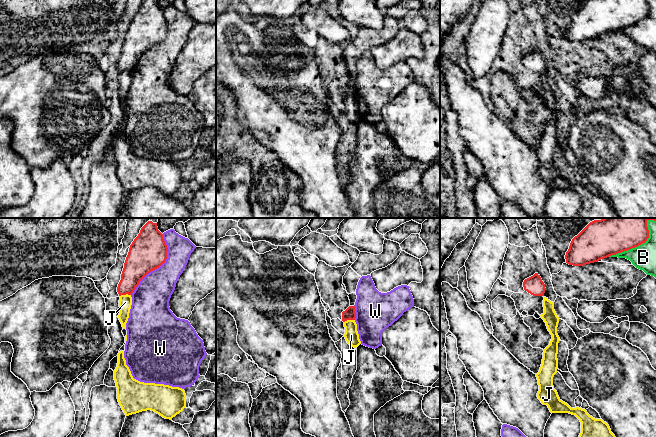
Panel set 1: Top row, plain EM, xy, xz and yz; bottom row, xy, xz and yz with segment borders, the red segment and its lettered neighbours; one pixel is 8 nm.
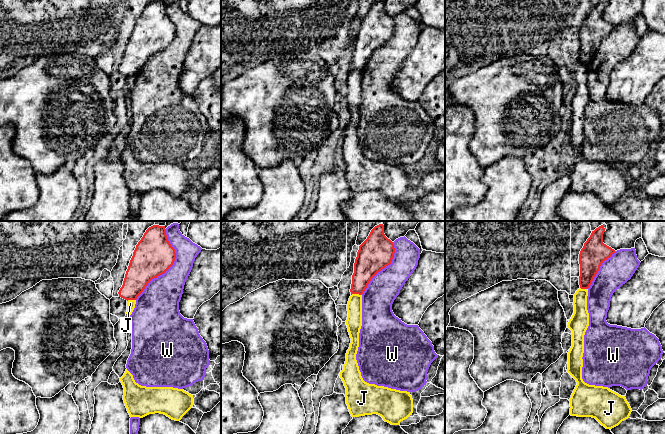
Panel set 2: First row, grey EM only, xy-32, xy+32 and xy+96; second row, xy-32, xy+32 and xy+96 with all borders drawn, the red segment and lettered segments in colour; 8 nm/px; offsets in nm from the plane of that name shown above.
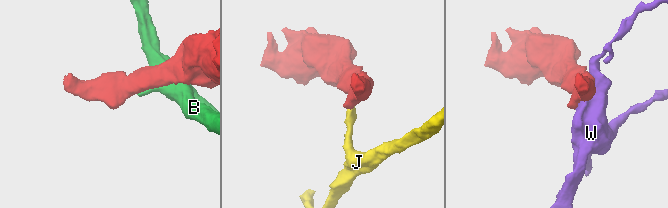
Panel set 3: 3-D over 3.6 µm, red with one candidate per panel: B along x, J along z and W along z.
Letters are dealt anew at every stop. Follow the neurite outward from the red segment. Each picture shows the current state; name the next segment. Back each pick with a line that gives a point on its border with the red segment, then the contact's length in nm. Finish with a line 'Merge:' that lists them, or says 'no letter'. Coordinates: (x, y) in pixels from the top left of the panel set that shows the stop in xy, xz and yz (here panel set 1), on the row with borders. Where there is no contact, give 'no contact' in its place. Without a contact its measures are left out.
Merge: no letter

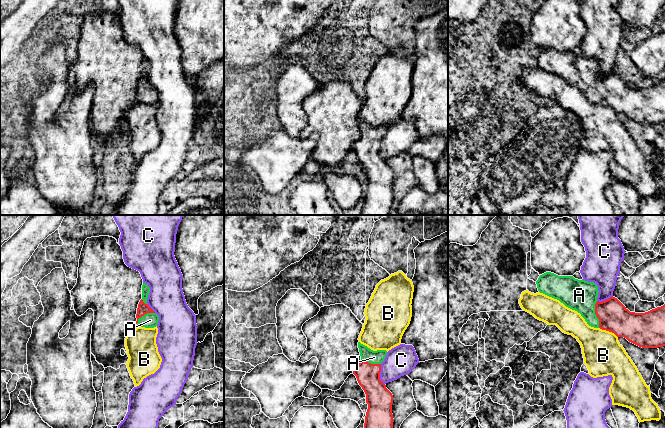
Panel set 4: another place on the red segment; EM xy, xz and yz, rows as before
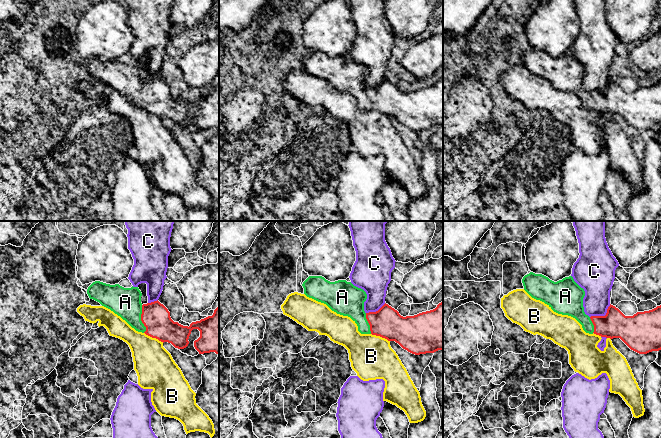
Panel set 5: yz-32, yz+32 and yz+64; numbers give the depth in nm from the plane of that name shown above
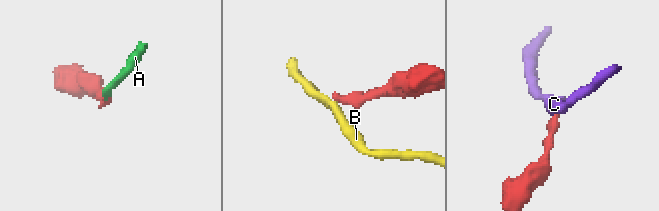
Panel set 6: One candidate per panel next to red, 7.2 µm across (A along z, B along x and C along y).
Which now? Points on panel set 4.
A: yz (595, 313) | 220 nm
Merge: A

